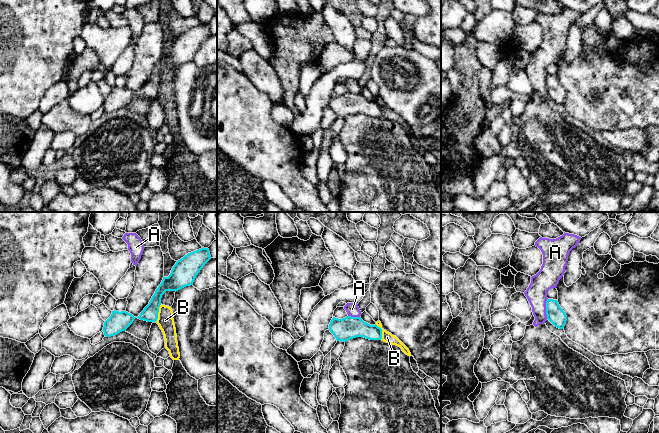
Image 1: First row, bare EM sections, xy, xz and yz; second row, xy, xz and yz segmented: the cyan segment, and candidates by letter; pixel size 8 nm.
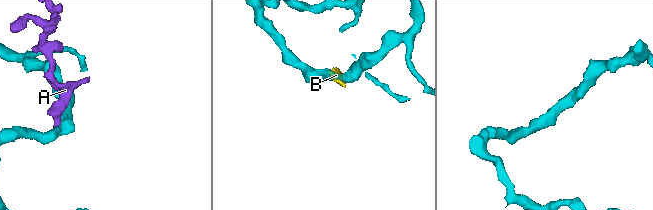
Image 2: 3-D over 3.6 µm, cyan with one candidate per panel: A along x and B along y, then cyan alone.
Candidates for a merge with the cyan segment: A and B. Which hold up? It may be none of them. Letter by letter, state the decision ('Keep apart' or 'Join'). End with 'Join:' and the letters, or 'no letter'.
A: Keep apart
B: Keep apart
Join: no letter

